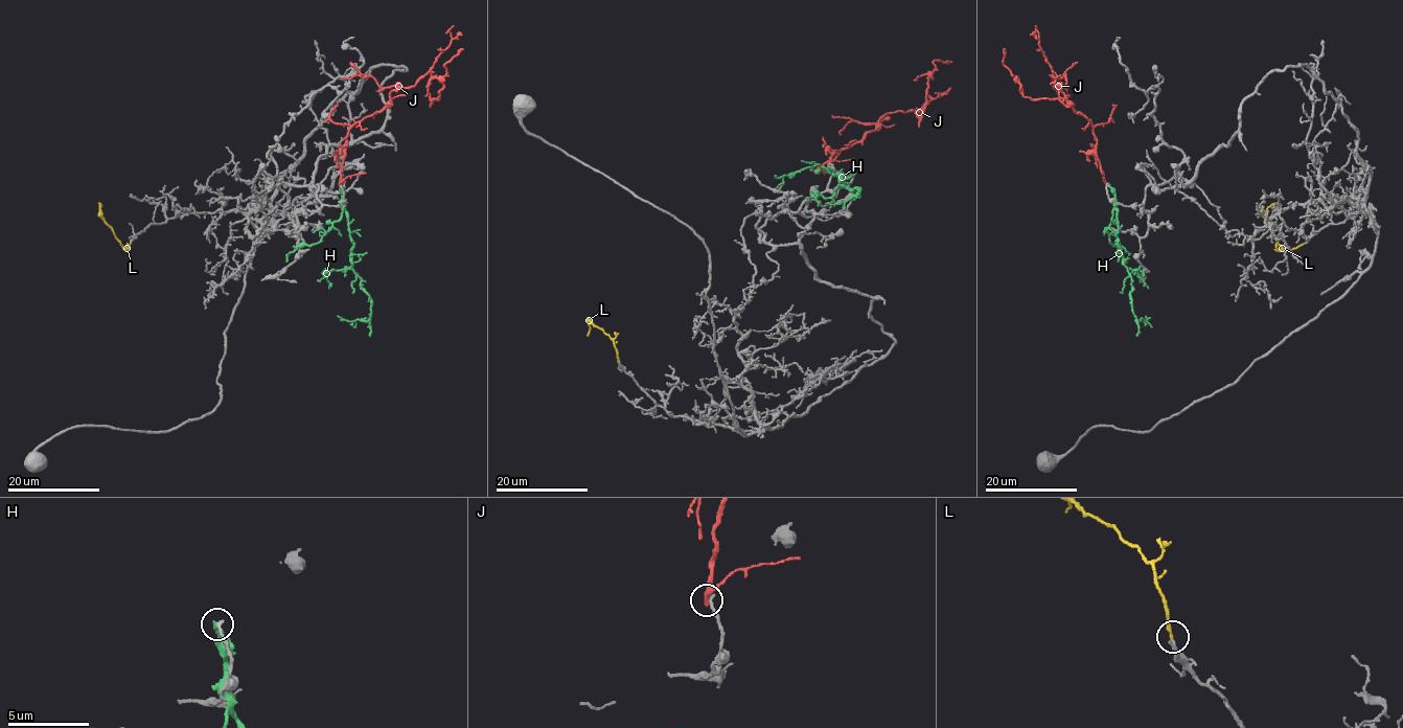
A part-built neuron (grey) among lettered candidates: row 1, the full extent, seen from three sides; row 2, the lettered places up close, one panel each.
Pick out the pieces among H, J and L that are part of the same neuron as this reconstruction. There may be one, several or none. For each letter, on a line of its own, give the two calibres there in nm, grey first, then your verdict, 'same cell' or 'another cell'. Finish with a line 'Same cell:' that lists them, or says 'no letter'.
H: calibres 200 and 320 nm; another cell
J: calibres 220 and 320 nm; another cell
L: calibres 160 and 160 nm; same cell
Same cell: L

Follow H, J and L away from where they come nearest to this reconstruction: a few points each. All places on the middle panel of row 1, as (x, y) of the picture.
H: (829, 165), (833, 174), (843, 176), (841, 183), (851, 189), (859, 189), (846, 201), (825, 204)
J: (828, 164), (833, 153), (859, 141), (886, 114), (918, 110), (915, 113), (921, 116), (934, 61), (951, 62)
L: (618, 361), (614, 341), (603, 331), (590, 322), (588, 335)

